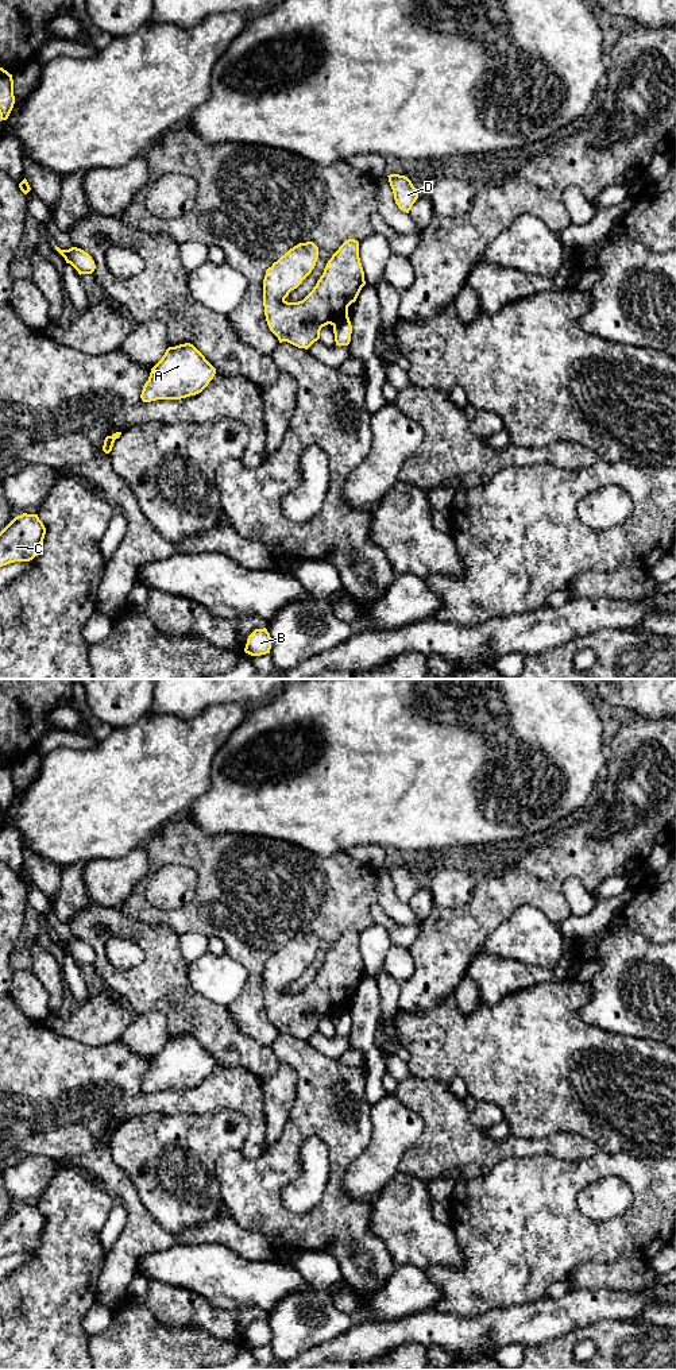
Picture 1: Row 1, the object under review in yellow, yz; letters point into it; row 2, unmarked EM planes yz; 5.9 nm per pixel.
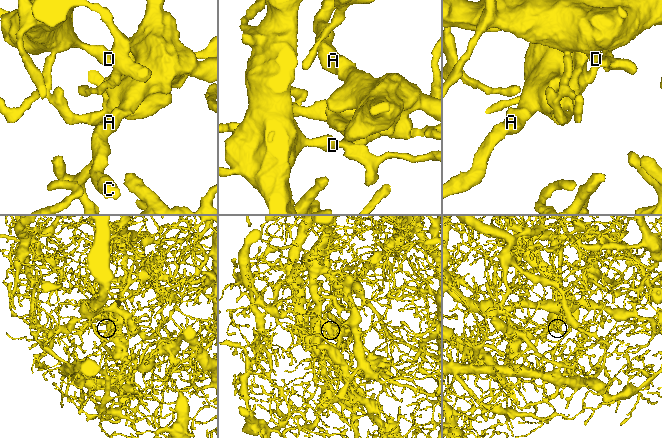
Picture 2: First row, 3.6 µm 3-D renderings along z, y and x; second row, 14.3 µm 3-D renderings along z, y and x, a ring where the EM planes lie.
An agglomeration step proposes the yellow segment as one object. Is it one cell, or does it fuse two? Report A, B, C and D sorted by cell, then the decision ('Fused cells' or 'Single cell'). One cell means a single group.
Groups: A C / B D. Fused cells

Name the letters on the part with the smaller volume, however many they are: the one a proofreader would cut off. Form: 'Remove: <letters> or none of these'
Remove: A, C

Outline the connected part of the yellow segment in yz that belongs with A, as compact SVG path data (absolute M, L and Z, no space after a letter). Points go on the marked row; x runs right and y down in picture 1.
M190 343L169 347L151 368L140 398L181 400L201 393L213 379L216 368Z

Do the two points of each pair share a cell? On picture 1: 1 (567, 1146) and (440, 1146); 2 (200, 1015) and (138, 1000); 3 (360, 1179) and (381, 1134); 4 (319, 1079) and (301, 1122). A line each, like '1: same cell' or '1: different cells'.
1: same cell
2: same cell
3: same cell
4: same cell

